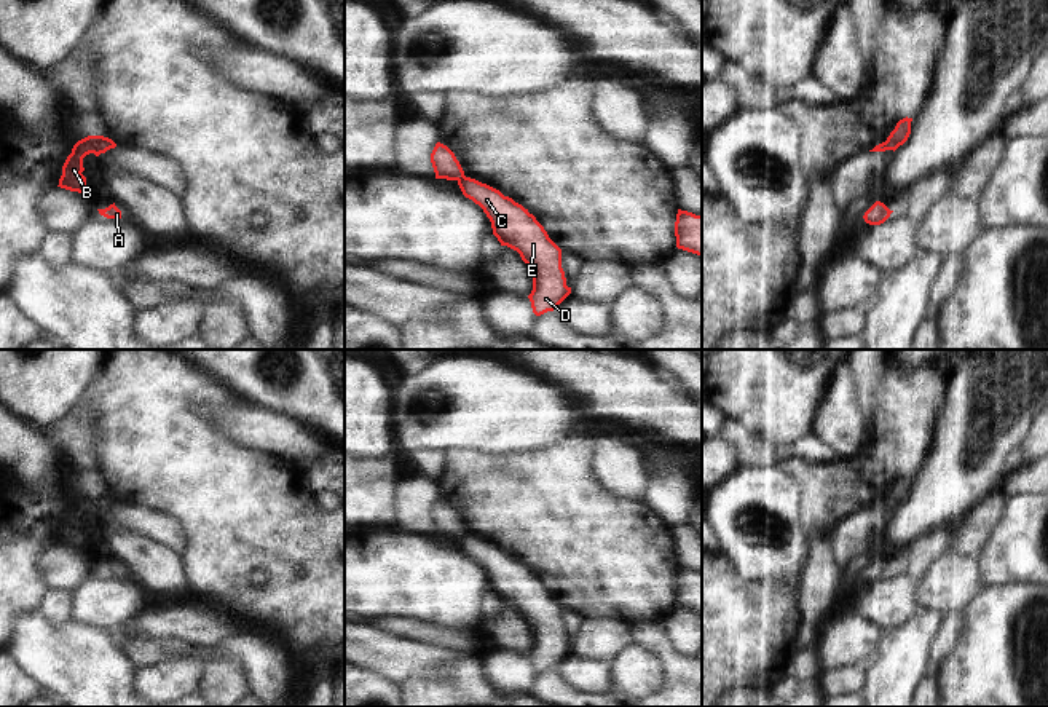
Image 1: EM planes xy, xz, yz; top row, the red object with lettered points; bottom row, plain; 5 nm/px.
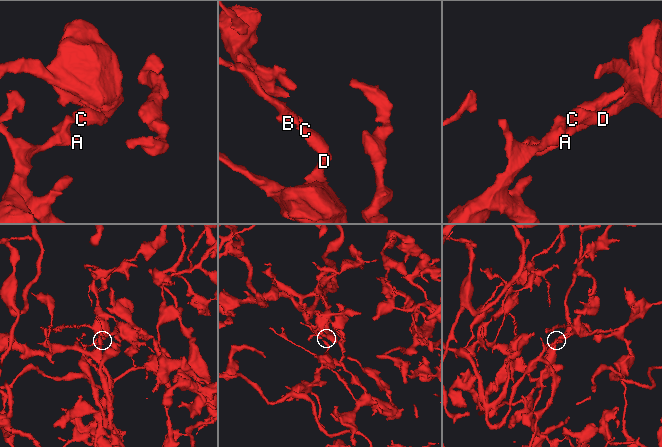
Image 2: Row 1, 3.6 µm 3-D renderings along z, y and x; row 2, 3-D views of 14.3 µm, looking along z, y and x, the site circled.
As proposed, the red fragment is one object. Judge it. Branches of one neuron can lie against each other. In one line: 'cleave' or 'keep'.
cleave

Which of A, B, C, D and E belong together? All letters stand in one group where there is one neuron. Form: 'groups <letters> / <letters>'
groups A B / C D E

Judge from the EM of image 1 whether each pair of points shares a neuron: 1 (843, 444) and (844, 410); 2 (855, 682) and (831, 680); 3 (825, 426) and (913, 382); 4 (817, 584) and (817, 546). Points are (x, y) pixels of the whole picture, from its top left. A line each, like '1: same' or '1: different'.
1: same
2: same
3: different
4: same

